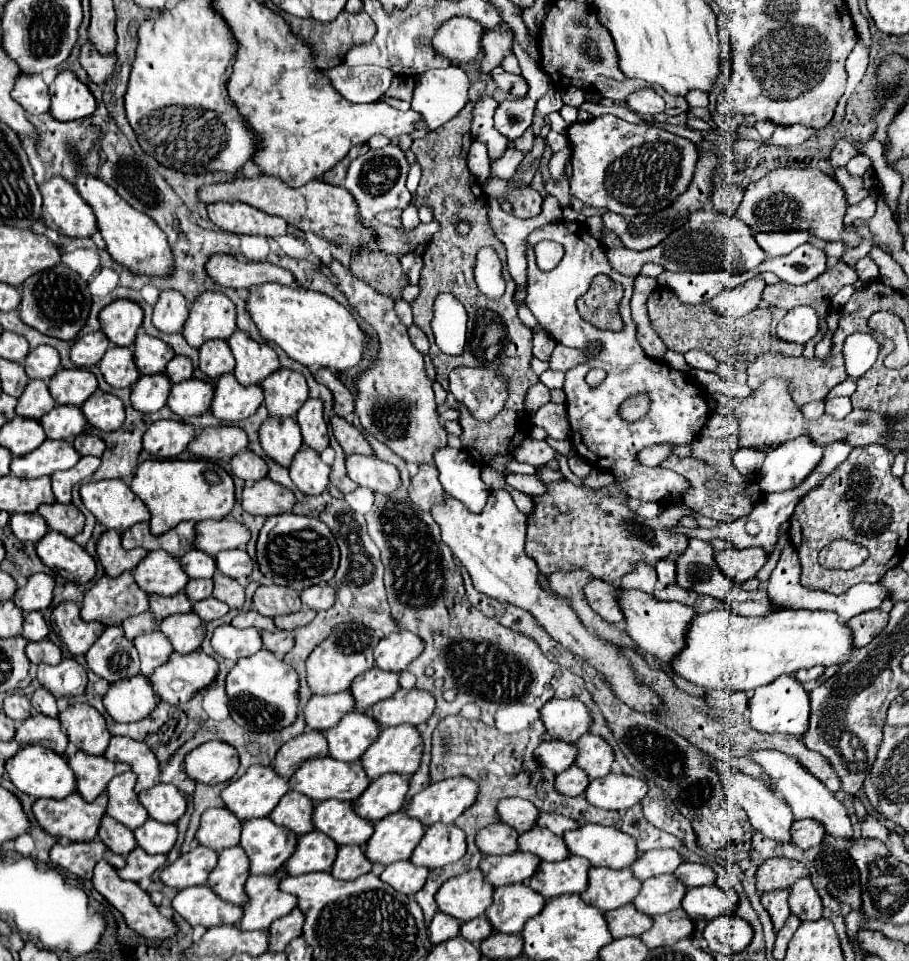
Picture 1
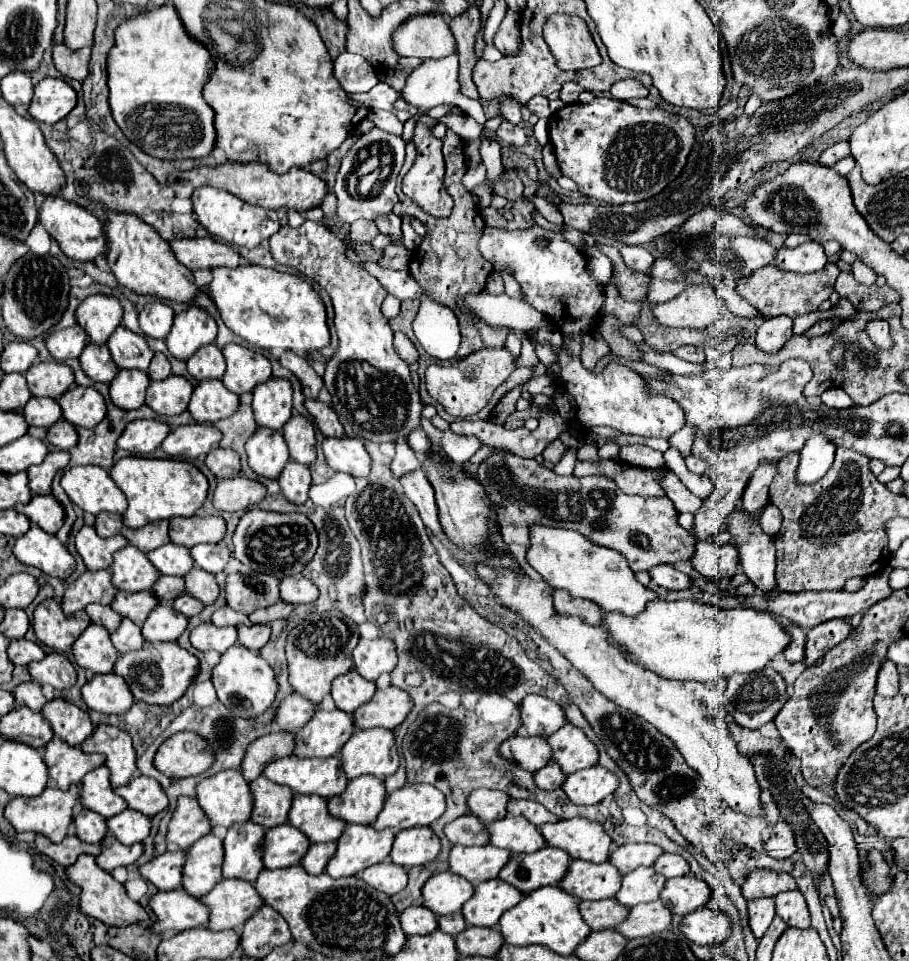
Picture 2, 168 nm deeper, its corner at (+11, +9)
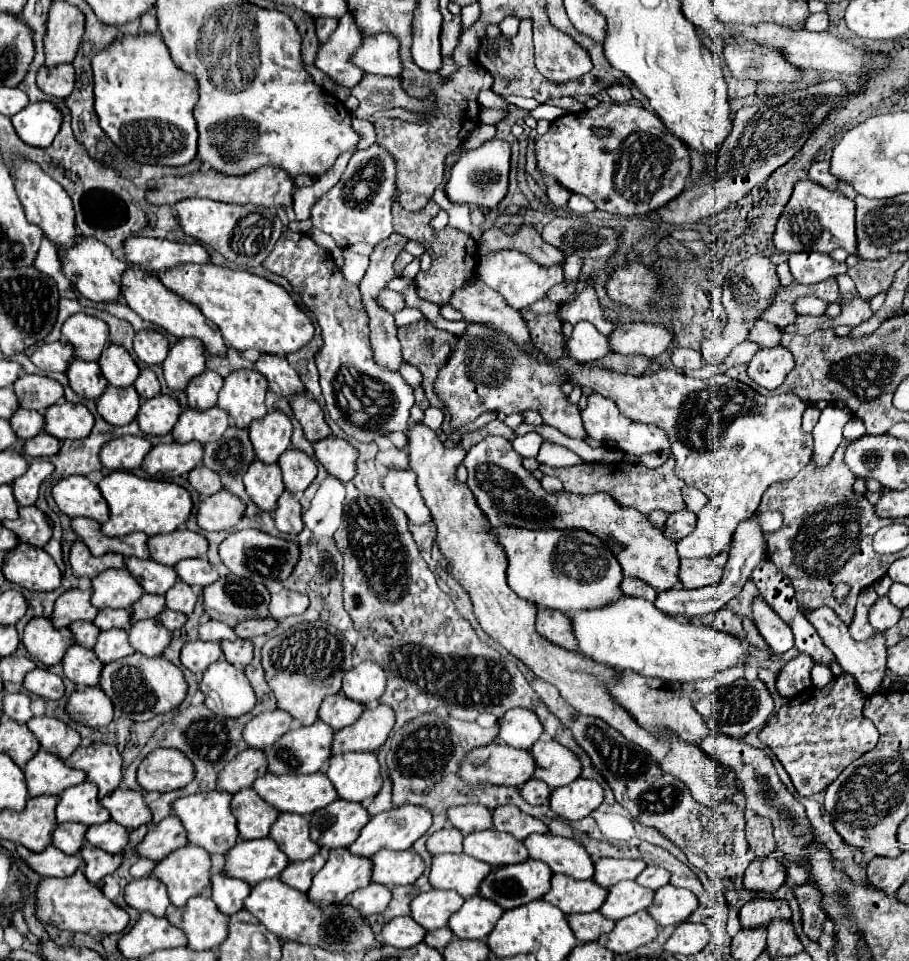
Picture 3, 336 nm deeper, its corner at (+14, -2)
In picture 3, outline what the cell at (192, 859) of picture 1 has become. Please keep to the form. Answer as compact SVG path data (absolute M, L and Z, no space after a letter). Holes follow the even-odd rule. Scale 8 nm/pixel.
M150 875L144 879L134 879L126 885L126 903L140 913L148 911L156 917L162 917L166 913L166 907L170 905L170 899L164 883L152 879Z

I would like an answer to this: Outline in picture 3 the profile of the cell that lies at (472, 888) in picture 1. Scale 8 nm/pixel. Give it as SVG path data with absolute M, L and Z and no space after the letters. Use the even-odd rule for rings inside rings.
M432 889L428 893L420 893L412 901L412 919L422 925L424 929L438 929L446 927L450 915L458 911L458 907L464 903L464 899L456 891L442 891Z

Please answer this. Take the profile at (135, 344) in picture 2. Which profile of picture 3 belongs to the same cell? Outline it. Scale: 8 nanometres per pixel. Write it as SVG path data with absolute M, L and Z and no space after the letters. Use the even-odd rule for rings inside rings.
M110 343L102 351L98 363L100 363L102 375L114 387L134 385L134 381L140 373L140 369L138 369L136 361L132 359L132 355L122 345L114 345L114 343Z

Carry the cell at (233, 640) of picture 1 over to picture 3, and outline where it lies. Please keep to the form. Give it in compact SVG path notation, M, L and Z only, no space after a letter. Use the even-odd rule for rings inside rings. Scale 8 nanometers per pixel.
M190 641L182 647L180 661L184 667L188 667L194 673L204 673L212 663L220 661L222 651L220 643L216 641Z

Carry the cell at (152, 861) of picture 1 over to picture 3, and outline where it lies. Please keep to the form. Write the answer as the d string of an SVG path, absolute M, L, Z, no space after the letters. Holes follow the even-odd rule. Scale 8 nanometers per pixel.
M90 843L82 845L82 857L86 863L86 879L90 883L98 883L102 877L112 875L122 865L122 855L112 855L106 851L100 851L98 847L92 847Z

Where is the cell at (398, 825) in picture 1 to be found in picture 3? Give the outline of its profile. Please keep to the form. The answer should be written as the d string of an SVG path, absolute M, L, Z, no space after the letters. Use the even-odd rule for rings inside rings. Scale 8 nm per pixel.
M348 849L328 853L326 865L314 875L308 897L320 905L340 903L372 879L372 859L360 859Z

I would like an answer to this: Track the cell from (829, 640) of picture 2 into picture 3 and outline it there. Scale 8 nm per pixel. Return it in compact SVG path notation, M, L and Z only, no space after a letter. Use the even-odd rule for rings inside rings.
M800 653L798 657L790 659L778 675L778 681L776 681L778 693L782 697L794 697L800 691L808 689L812 685L812 679L810 679L812 667L814 667L814 659L808 653Z

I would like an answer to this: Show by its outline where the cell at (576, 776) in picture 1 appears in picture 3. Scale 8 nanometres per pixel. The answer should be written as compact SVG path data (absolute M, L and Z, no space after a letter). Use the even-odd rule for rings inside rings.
M530 779L522 785L522 797L530 803L530 805L546 805L550 799L550 789L546 783L540 783L536 779Z

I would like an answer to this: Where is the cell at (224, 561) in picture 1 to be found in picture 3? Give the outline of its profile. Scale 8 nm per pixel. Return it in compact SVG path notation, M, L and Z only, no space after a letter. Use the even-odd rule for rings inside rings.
M184 559L184 561L176 563L174 569L176 569L178 577L188 585L206 587L220 577L218 571L214 569L214 565L208 563L206 559Z

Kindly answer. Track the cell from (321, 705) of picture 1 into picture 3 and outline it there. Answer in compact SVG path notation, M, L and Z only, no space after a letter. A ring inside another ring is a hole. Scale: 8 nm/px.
M280 709L260 713L244 727L244 741L256 749L268 749L272 747L272 743L276 743L276 739L280 739L280 735L284 735L292 727L292 721L294 719Z

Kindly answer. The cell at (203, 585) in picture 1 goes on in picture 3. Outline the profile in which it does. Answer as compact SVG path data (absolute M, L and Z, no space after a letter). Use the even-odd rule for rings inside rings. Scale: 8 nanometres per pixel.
M144 595L140 601L136 601L132 605L132 619L140 621L140 619L150 619L160 615L160 611L164 611L164 597L162 595Z

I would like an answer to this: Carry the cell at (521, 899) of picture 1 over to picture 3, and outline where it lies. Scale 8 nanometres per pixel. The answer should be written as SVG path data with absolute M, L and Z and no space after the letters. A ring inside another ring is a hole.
M474 895L464 901L464 905L450 917L448 927L460 939L480 939L486 941L504 909L498 903L488 903L488 899L480 899Z

